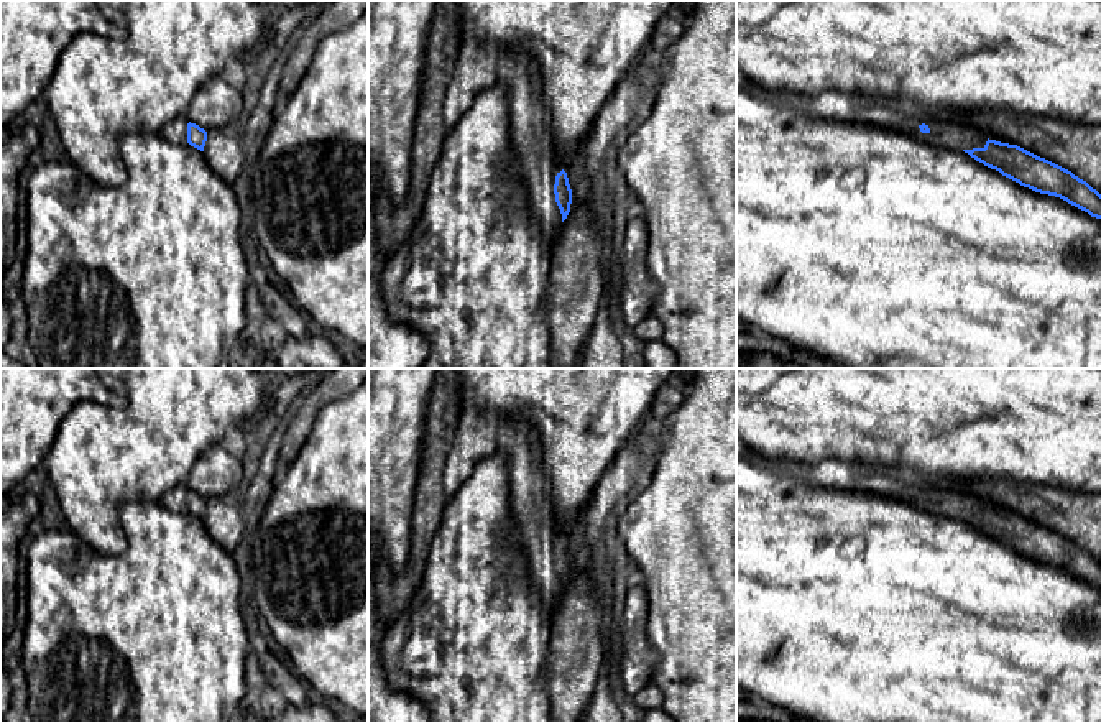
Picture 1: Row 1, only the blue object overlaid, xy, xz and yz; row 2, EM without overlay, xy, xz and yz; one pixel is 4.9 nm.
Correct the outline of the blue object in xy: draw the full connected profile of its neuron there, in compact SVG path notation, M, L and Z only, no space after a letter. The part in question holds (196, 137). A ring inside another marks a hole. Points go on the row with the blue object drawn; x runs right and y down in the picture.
M186 115L177 117L166 125L163 125L159 132L168 141L176 145L191 145L200 151L204 151L207 141L207 132L196 123L191 123Z

